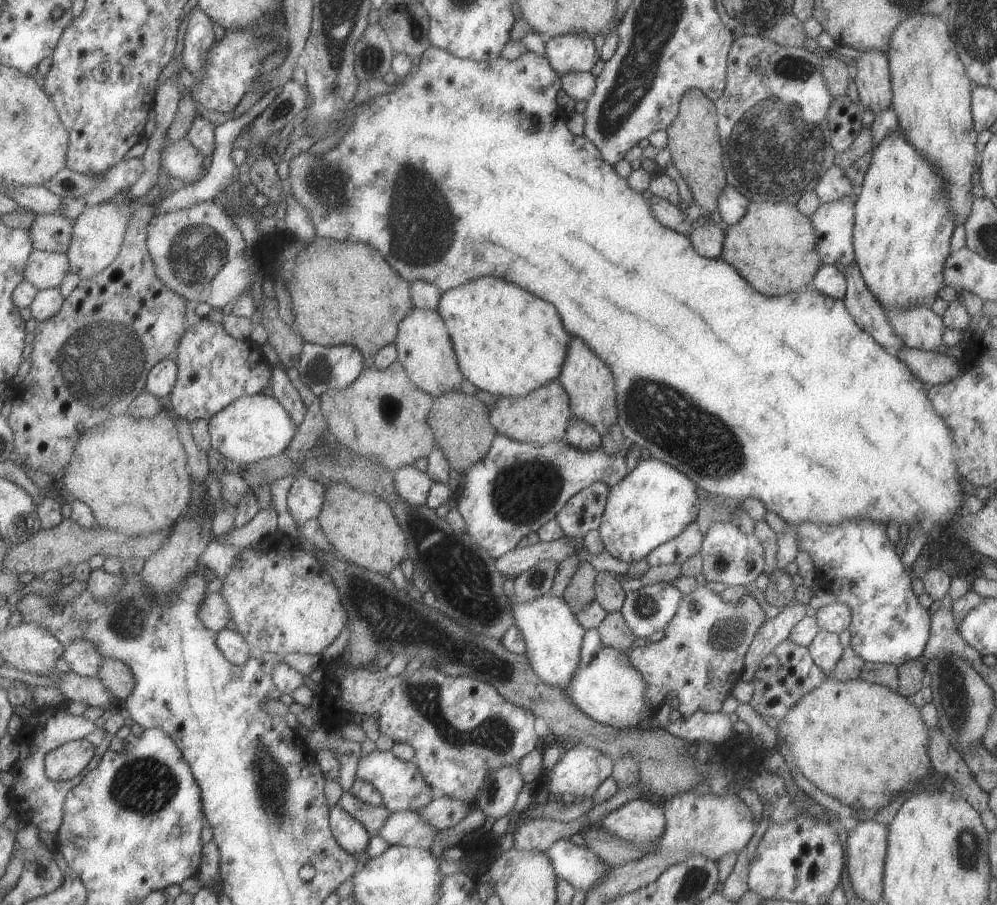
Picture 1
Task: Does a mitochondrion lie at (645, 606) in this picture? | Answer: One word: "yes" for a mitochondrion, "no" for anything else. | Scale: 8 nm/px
yes

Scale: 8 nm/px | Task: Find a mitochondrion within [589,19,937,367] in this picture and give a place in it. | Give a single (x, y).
(775, 151)

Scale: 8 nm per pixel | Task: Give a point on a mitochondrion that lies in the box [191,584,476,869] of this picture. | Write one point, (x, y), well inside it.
(275, 790)

